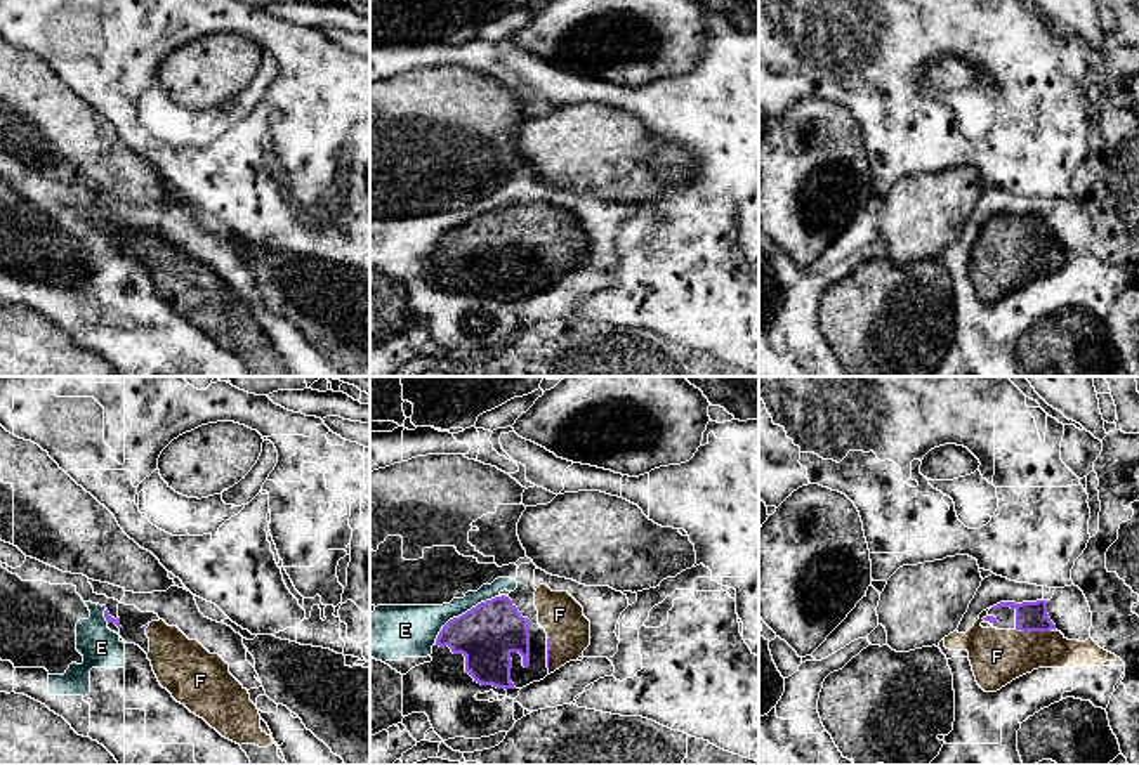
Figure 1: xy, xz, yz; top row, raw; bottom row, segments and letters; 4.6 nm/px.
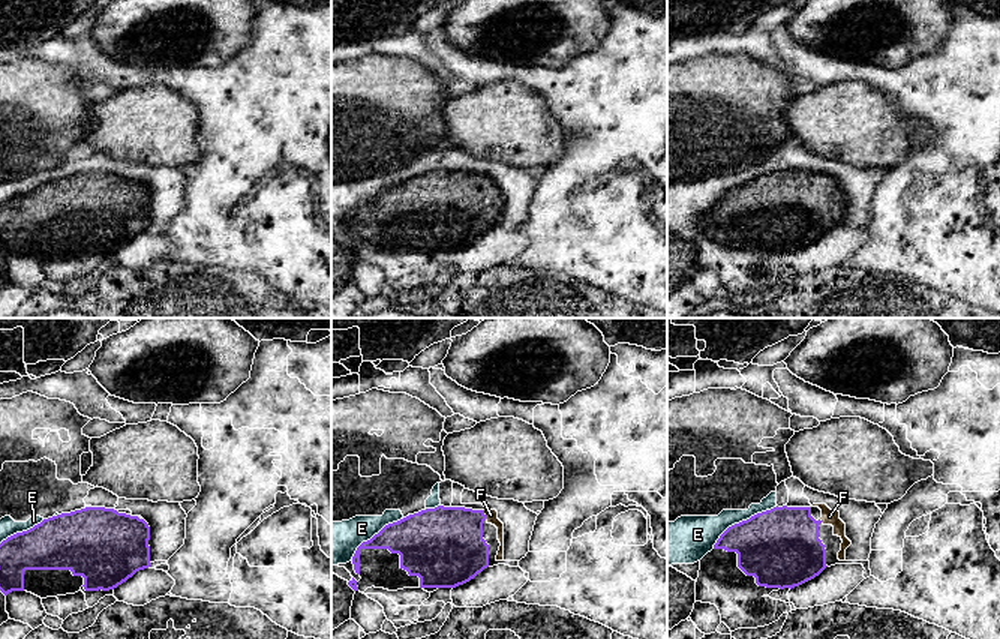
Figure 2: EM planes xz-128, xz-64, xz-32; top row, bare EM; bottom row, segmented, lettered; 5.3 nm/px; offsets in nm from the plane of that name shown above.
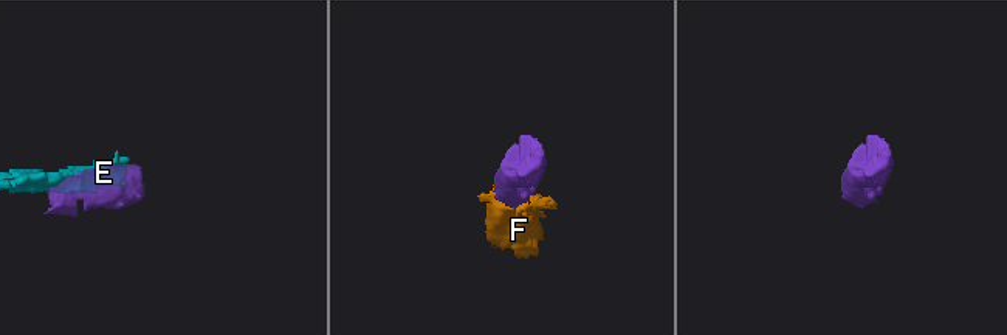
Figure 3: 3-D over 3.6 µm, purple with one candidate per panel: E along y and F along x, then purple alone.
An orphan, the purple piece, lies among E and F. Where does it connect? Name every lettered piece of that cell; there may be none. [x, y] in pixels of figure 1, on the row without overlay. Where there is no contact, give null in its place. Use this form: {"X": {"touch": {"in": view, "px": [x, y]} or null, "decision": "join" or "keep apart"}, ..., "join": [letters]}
{"E": {"touch": {"in": "xz", "px": [462, 226]}, "decision": "keep apart"}, "F": {"touch": {"in": "yz", "px": [1033, 241]}, "decision": "join"}, "join": ["F"]}

